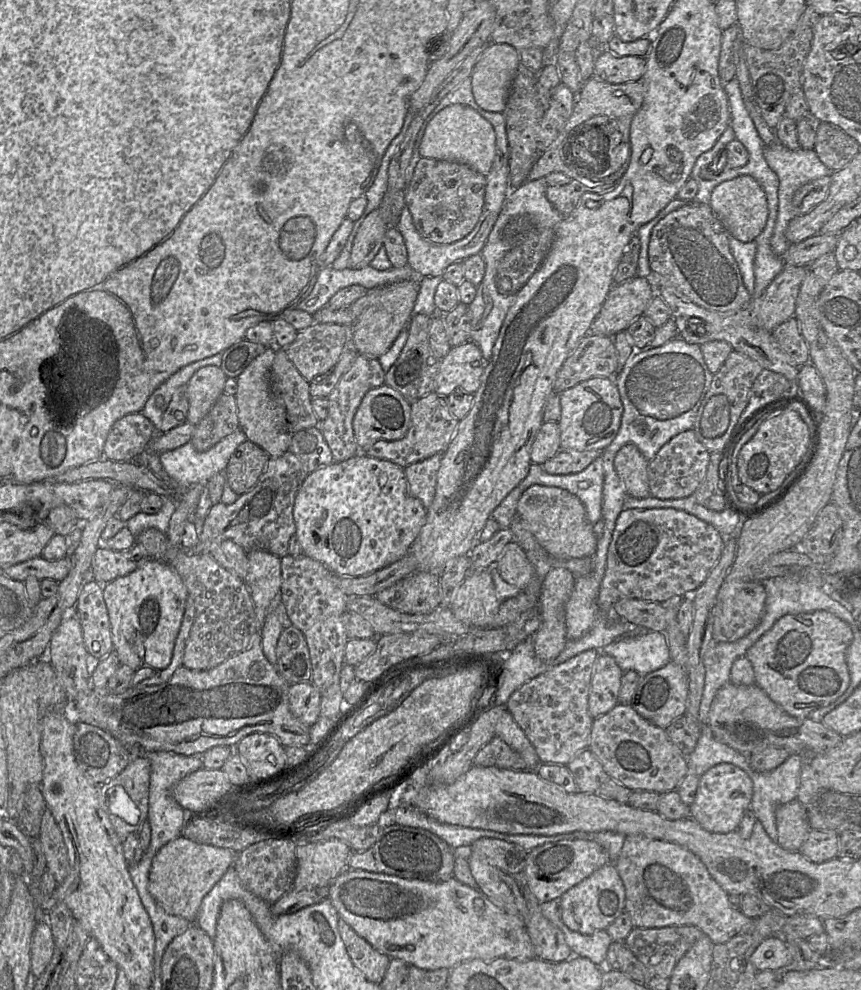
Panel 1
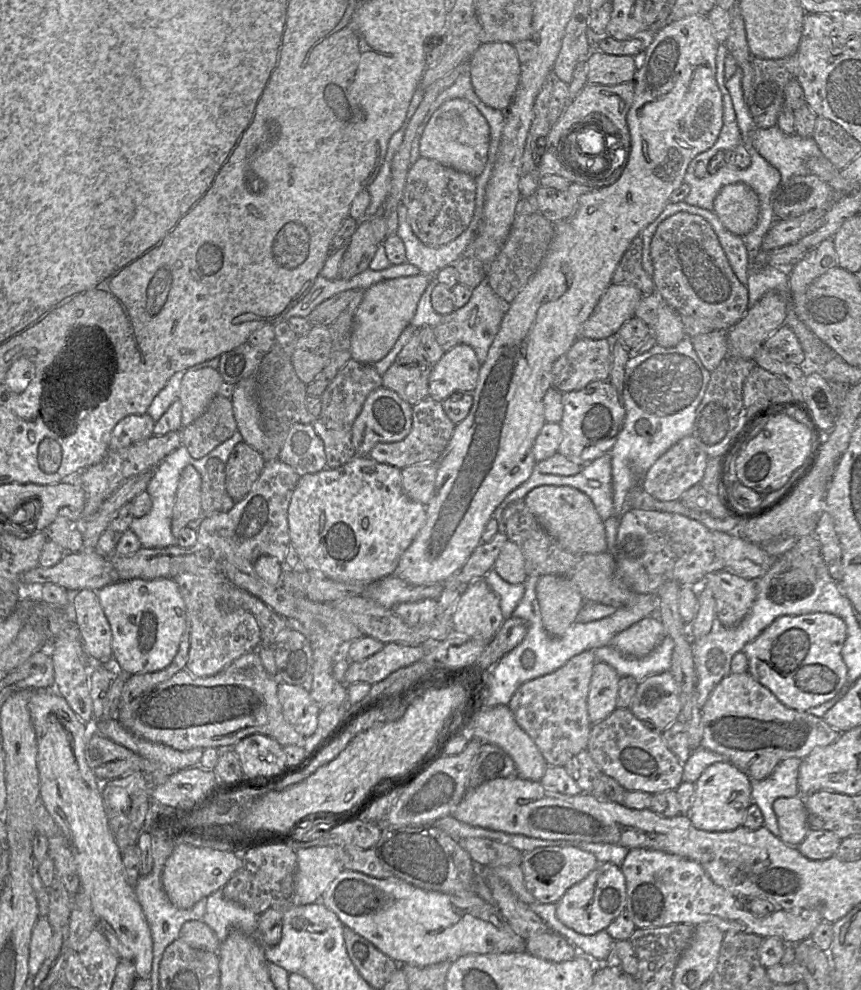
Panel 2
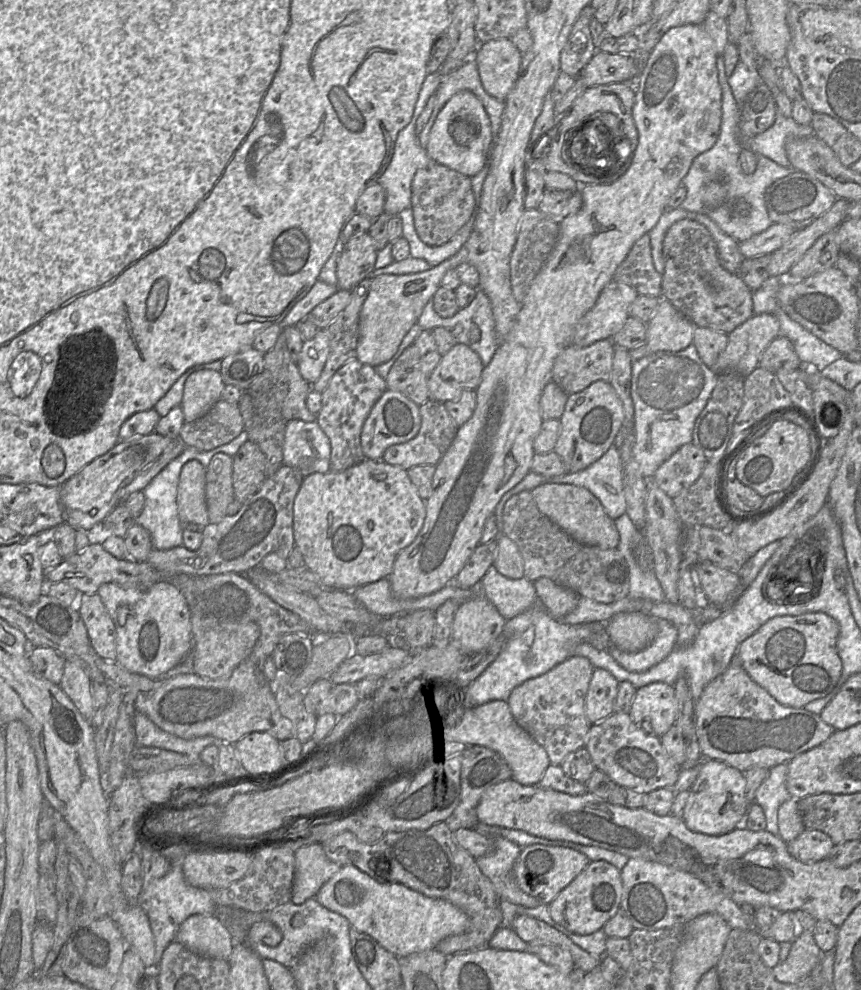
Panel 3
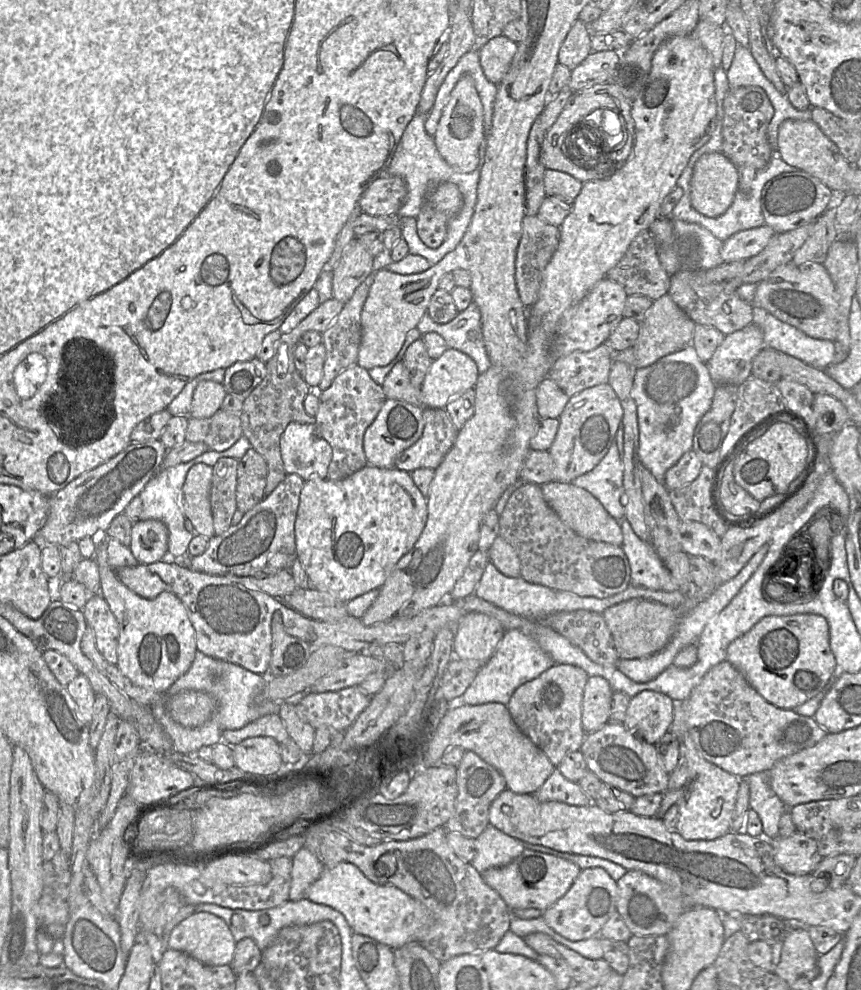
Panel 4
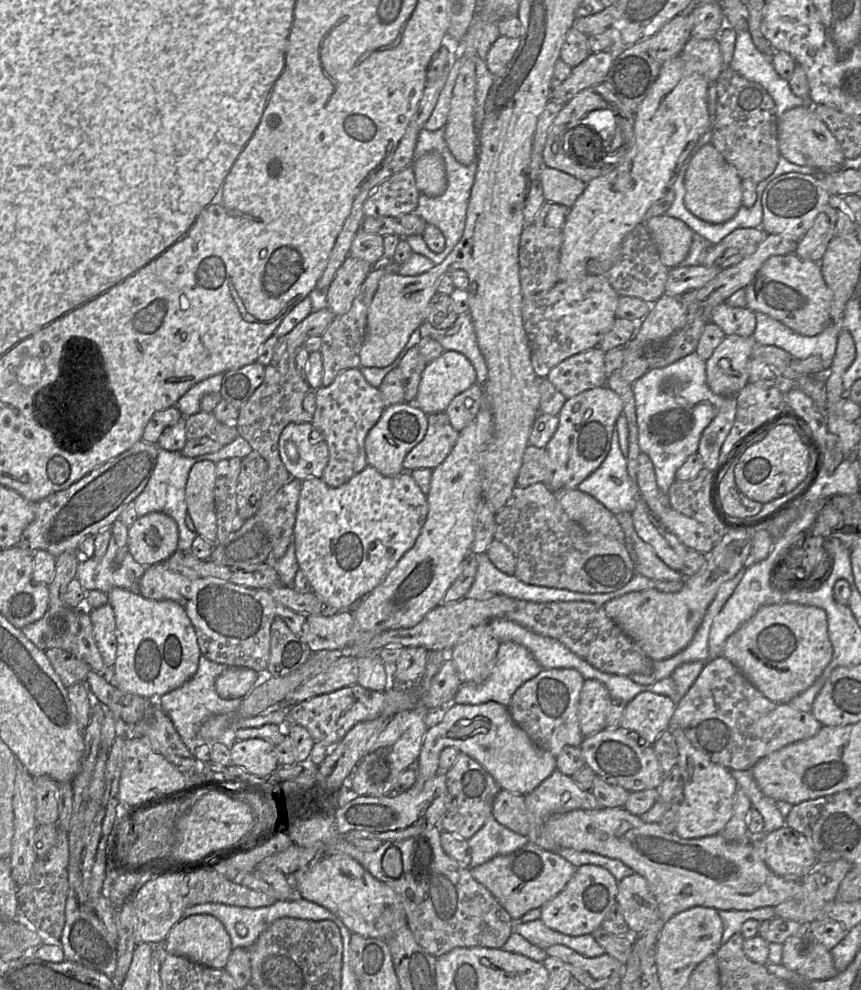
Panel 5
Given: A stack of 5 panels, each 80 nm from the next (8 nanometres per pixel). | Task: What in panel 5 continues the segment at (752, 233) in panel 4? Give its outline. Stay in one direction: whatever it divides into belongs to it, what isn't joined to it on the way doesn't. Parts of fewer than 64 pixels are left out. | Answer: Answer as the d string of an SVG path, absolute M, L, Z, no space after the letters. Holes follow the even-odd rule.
M738 228L709 249L704 266L723 270L756 251L768 233L762 228Z

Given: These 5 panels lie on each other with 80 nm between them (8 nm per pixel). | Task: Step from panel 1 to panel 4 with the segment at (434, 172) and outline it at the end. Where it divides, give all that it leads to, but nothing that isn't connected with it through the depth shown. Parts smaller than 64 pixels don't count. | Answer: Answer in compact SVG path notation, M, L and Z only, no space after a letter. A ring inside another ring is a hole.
M443 182L428 196L416 217L419 238L430 248L445 240L449 220L463 206L463 196L456 184Z

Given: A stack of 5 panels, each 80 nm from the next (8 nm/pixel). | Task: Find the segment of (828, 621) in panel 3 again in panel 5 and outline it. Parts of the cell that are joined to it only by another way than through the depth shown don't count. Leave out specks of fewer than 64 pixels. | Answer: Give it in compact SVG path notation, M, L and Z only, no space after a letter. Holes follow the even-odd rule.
M798 603L763 606L727 639L722 655L766 698L788 703L809 688L832 660L827 614L821 608Z

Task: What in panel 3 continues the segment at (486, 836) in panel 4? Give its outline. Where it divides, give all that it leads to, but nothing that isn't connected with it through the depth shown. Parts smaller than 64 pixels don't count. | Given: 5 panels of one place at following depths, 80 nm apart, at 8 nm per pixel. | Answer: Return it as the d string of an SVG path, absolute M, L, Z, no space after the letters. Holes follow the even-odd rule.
M503 837L488 838L493 841L493 849L488 854L477 858L476 863L480 871L491 881L500 899L525 908L535 908L541 905L539 900L523 892L516 883L513 869L522 848Z

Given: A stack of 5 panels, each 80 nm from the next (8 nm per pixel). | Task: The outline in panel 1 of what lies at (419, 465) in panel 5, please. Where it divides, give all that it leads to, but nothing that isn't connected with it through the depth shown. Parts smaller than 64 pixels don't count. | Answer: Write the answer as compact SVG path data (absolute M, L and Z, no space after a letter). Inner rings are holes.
M431 393L414 402L413 404L411 404L410 426L406 435L402 439L377 440L376 442L371 444L367 449L361 449L361 453L373 458L388 460L401 466L402 468L406 468L407 466L413 463L422 461L433 455L444 453L448 448L459 423L459 421L450 413L445 398L446 397L440 396L436 393Z

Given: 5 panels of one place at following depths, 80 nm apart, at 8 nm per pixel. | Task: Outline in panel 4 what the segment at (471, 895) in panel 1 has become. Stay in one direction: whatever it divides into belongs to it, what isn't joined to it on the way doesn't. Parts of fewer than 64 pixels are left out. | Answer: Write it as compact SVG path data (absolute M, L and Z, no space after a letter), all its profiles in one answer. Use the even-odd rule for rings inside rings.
M349 862L326 868L308 888L305 898L337 910L354 933L375 939L394 950L408 942L419 942L433 923L432 913L420 901L395 886L370 881L357 866Z

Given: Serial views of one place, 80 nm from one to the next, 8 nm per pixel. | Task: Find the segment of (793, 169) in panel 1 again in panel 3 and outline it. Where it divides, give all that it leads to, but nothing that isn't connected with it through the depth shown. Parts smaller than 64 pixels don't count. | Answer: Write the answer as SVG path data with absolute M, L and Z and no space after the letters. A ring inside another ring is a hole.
M778 112L774 123L764 132L757 134L749 144L749 150L756 155L763 155L777 164L791 168L787 157L786 142L794 137L808 137L813 135L810 125L800 125L791 120L779 121Z

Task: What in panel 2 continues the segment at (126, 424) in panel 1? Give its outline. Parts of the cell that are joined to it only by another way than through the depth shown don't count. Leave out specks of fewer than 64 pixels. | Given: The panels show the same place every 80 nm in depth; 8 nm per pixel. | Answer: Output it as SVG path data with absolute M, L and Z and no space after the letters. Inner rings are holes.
M146 414L129 415L112 430L109 450L118 450L152 436L155 421Z

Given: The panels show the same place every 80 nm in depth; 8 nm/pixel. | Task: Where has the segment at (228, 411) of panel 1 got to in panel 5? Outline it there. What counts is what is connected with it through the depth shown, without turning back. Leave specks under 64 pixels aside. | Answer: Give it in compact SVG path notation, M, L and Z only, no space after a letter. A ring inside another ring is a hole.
M200 411L186 417L185 423L185 434L188 440L207 437L225 446L238 436L235 423L222 423L215 418L212 412Z

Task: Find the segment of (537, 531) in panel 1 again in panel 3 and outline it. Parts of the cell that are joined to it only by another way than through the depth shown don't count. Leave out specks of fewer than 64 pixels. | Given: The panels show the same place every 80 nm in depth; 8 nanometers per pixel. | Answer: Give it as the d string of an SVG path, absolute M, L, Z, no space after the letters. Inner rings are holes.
M543 483L531 490L539 511L577 542L601 549L617 548L619 533L600 501L586 488L572 484Z

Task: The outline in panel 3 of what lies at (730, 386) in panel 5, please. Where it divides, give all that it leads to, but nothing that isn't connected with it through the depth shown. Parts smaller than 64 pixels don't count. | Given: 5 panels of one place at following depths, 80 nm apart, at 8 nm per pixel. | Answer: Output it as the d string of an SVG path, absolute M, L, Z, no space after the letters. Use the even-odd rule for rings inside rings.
M754 314L728 334L728 344L719 355L713 369L717 374L735 372L747 377L758 366L760 358L767 346L779 336L780 322L773 314Z

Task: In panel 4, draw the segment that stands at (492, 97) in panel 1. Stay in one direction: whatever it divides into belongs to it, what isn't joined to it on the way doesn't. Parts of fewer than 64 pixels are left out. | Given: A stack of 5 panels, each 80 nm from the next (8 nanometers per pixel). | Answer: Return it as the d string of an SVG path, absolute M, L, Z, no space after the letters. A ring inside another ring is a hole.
M505 36L489 40L479 51L480 65L485 77L498 85L508 72L518 50L518 43Z

